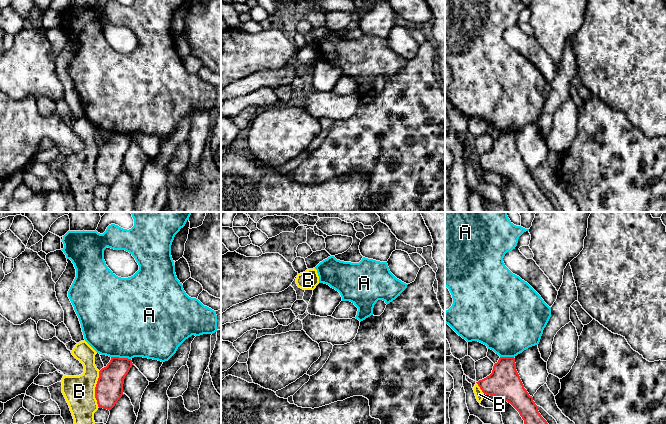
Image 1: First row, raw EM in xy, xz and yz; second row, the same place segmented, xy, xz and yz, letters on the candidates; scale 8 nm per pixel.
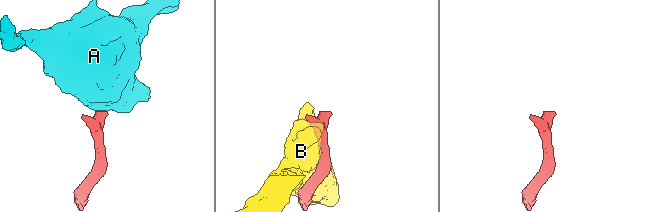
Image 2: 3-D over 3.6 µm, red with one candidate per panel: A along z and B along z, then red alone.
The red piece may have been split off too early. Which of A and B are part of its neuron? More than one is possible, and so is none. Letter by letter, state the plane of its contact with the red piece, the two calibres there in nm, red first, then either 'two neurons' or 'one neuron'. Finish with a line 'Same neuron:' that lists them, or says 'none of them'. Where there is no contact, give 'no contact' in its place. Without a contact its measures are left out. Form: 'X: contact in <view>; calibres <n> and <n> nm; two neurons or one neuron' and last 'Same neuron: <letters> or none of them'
A: contact in xy; calibres 220 and 480 nm; two neurons
B: contact in xy; calibres 220 and 260 nm; two neurons
Same neuron: none of them

